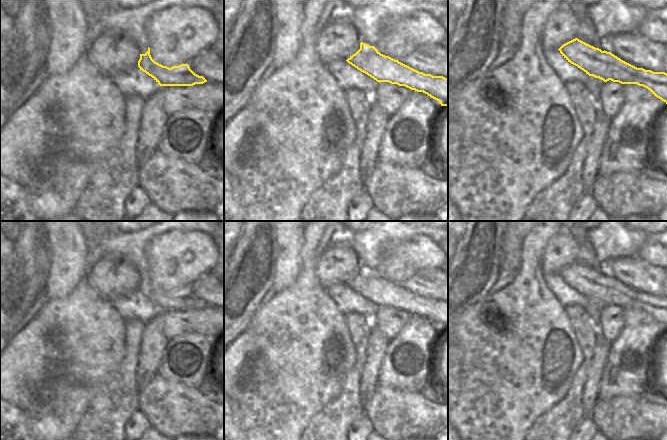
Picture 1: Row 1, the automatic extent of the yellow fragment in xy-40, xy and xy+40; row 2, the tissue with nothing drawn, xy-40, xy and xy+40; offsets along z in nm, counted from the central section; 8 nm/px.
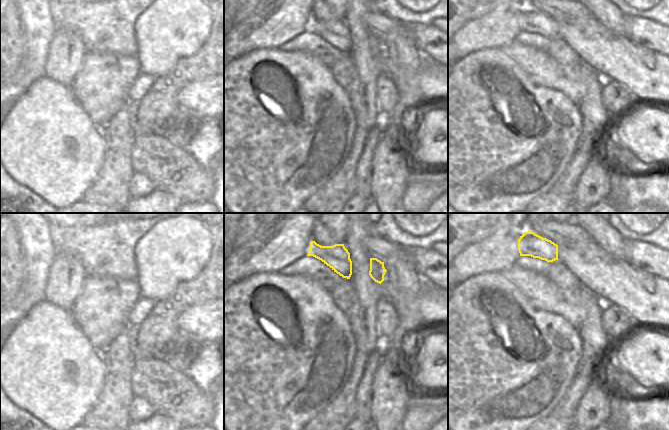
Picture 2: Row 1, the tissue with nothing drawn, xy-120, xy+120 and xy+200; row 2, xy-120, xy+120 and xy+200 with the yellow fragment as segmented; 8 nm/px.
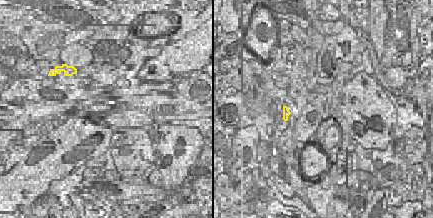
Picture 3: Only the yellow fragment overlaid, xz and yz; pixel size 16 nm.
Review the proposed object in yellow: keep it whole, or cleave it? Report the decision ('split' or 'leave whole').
leave whole

